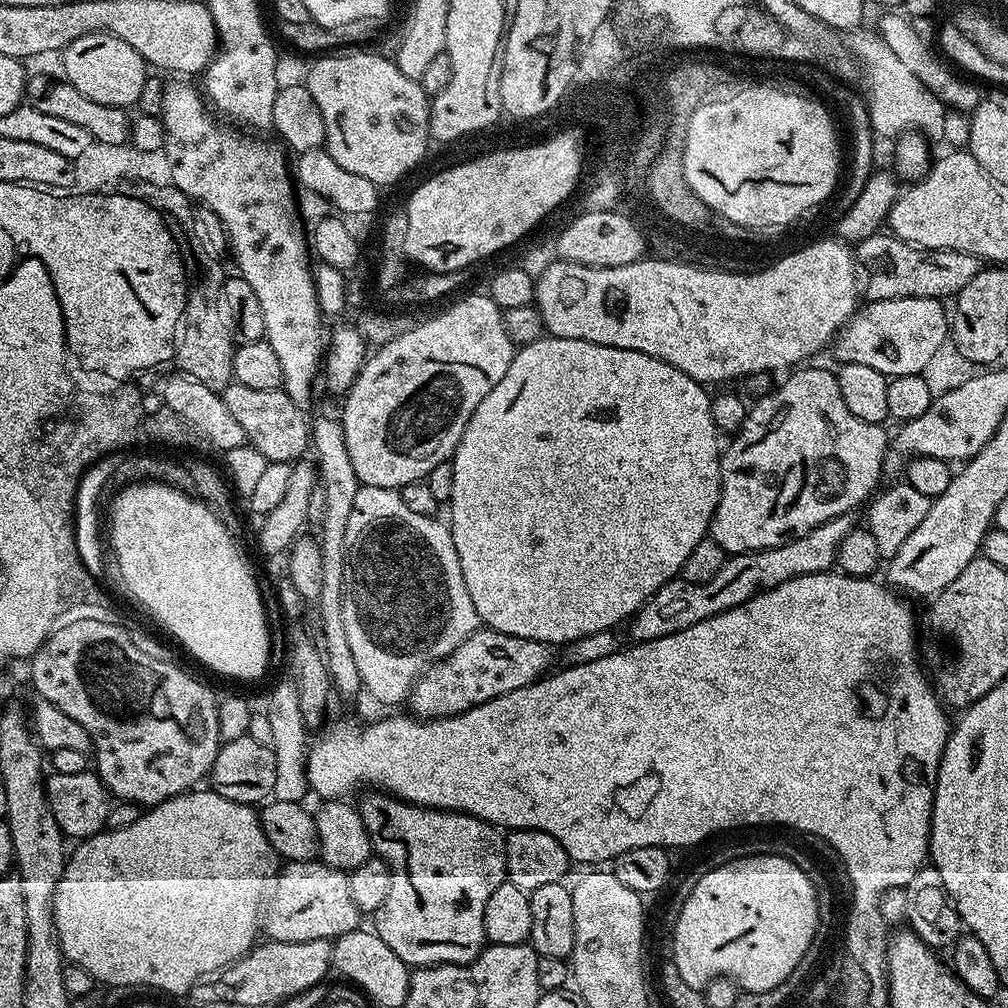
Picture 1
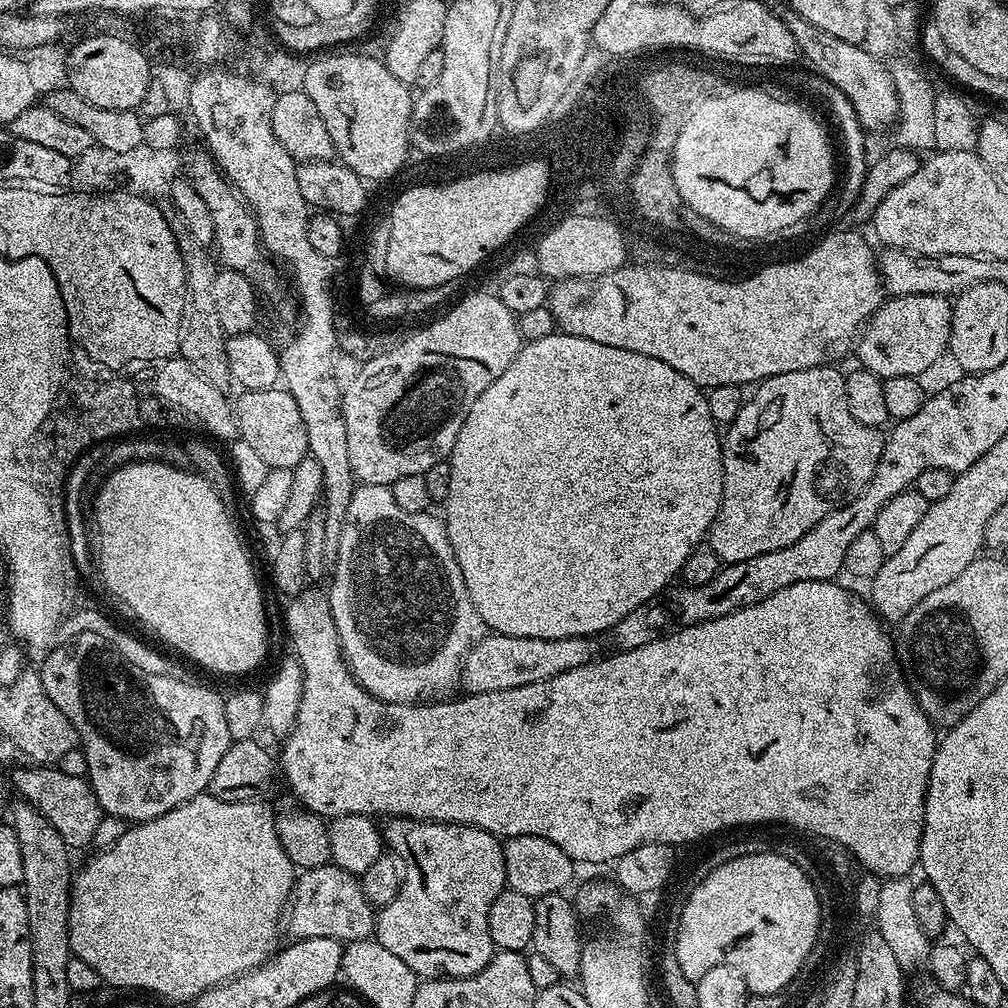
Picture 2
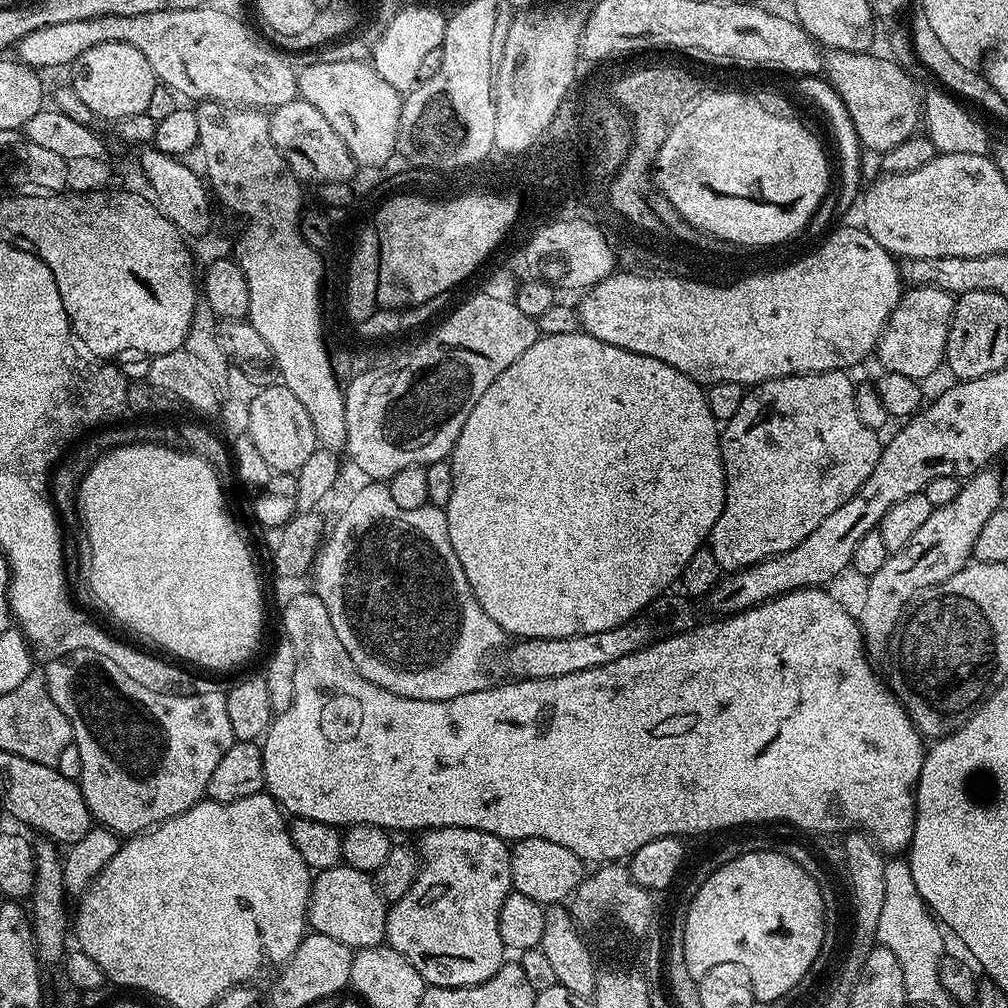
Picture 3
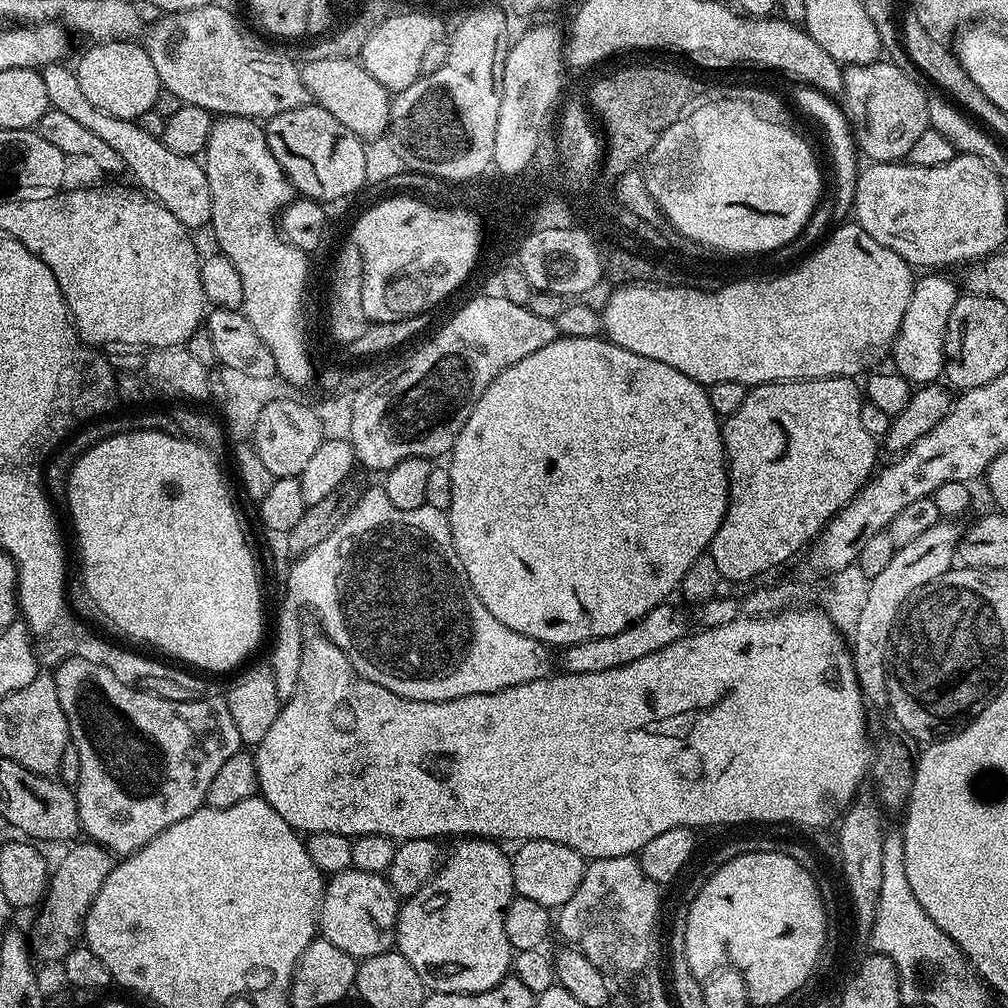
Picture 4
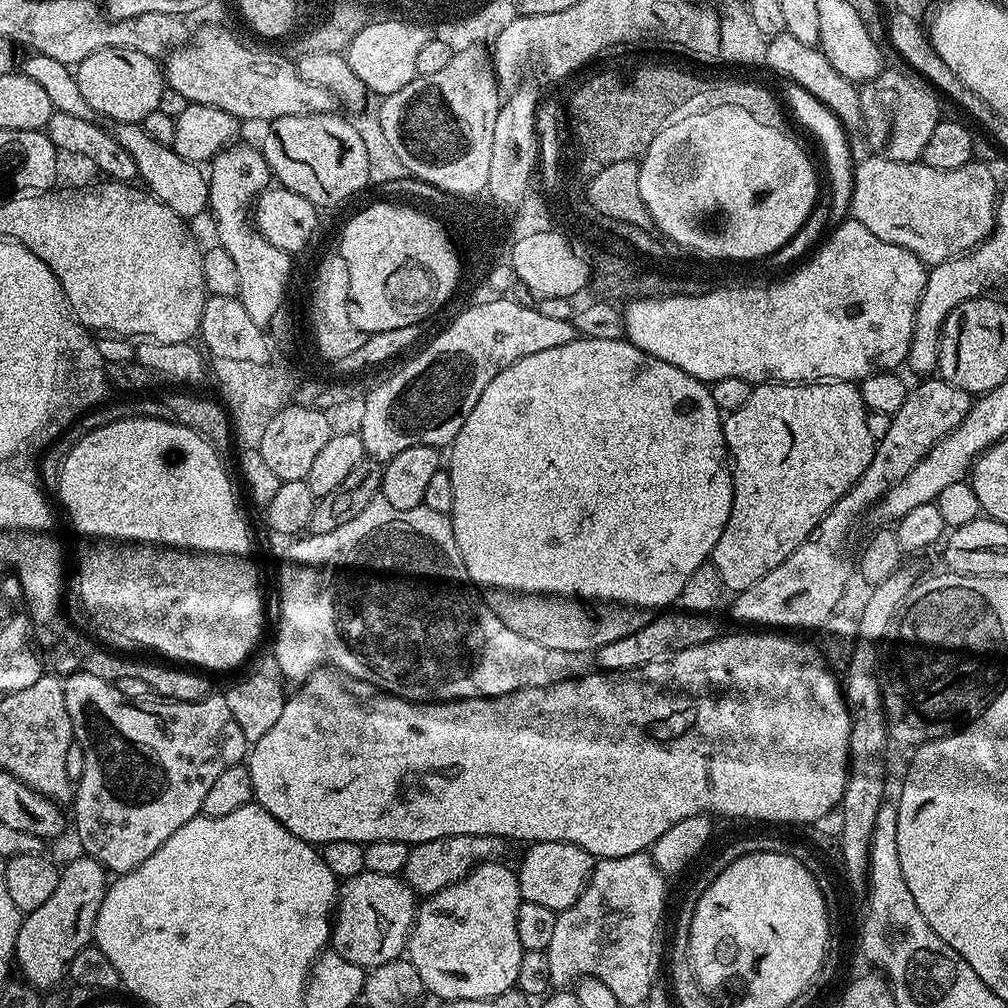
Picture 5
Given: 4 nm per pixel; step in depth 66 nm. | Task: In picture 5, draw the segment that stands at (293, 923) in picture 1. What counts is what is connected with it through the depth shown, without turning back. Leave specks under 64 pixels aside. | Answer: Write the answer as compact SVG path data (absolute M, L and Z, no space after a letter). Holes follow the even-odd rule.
M362 871L354 878L343 881L339 885L336 903L334 905L334 919L330 924L330 944L335 952L342 954L359 968L371 970L378 966L386 966L386 962L394 962L405 955L408 947L408 933L412 930L412 923L416 920L418 897L400 876L387 876Z

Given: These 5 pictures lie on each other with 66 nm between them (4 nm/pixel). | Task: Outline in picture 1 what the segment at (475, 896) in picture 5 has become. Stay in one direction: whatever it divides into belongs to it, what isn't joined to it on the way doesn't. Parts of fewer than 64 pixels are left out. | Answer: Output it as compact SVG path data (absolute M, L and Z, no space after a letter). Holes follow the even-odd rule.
M379 790L371 794L373 796L358 804L358 811L370 834L373 853L381 856L392 871L390 894L386 894L386 902L374 916L376 935L390 946L390 950L394 950L394 954L398 954L398 958L402 958L404 964L416 968L474 962L486 947L486 902L490 902L490 894L494 894L498 886L506 883L505 837L493 825L467 812L422 808Z

